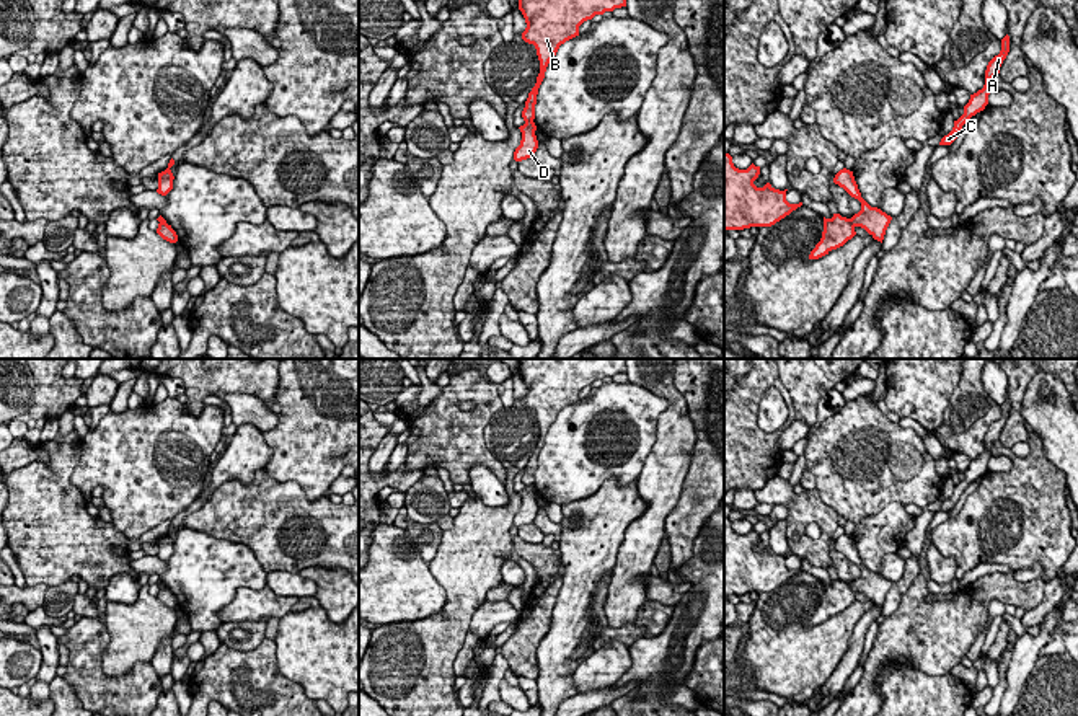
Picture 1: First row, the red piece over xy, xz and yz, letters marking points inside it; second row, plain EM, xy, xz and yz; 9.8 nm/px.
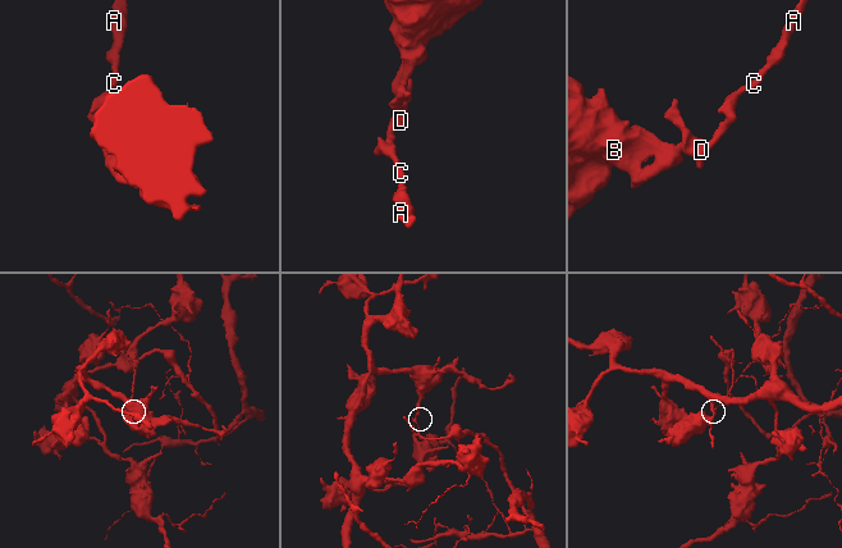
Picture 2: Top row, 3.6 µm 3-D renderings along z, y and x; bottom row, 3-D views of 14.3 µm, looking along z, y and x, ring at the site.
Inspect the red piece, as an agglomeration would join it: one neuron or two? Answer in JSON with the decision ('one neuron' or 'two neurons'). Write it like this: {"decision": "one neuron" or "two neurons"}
{"decision": "two neurons"}

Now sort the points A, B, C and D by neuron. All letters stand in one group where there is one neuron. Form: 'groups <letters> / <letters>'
groups A C D / B

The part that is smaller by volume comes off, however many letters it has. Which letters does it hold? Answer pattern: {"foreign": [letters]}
{"foreign": ["A", "C", "D"]}

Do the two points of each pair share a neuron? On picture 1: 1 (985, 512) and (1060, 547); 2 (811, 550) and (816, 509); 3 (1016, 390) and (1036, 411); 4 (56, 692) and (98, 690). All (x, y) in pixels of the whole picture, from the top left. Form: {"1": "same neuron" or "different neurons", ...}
{"1": "same neuron", "2": "same neuron", "3": "different neurons", "4": "different neurons"}

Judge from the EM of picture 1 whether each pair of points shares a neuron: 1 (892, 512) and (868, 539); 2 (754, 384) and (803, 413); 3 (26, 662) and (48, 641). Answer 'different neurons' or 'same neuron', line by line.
1: same neuron
2: different neurons
3: different neurons

